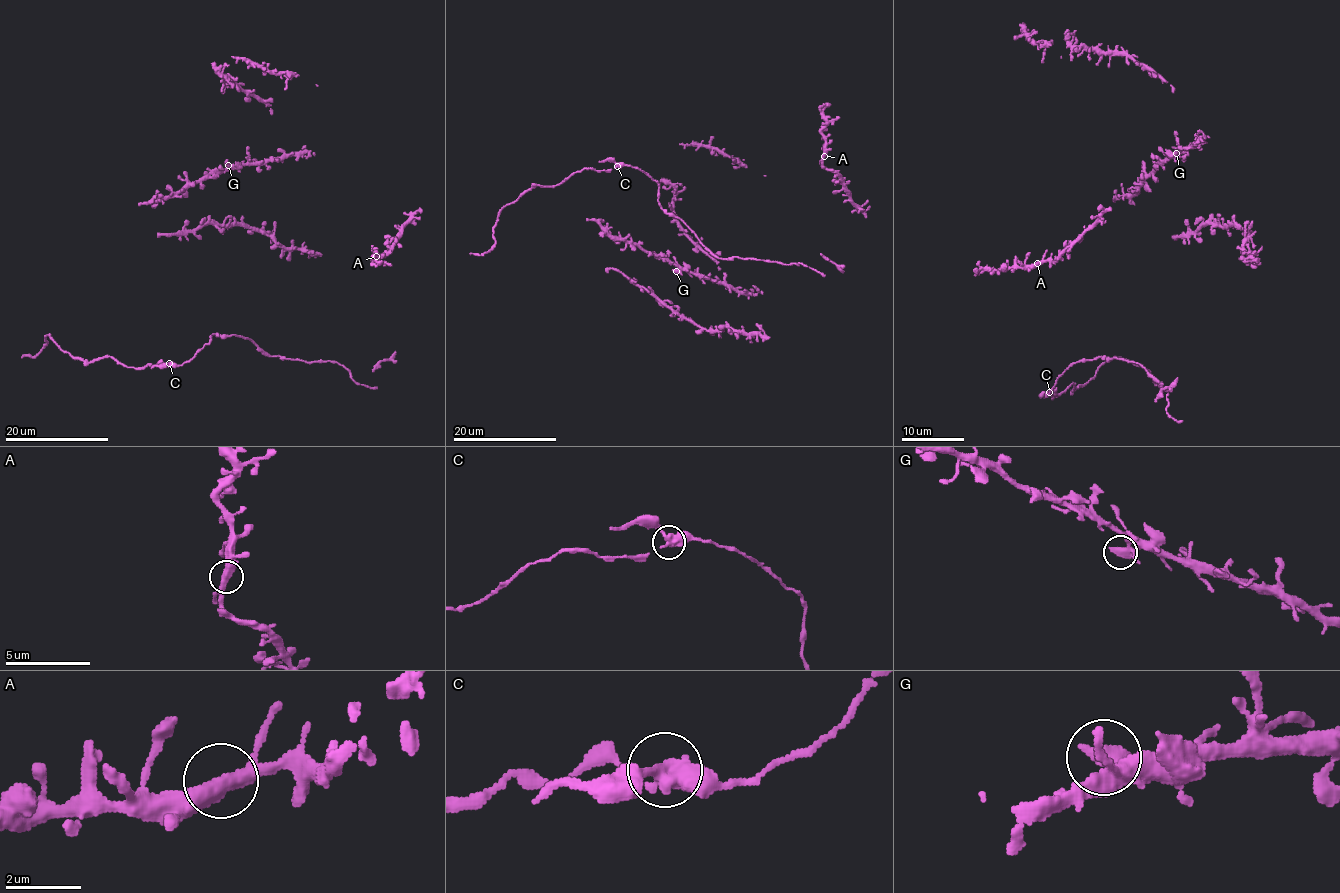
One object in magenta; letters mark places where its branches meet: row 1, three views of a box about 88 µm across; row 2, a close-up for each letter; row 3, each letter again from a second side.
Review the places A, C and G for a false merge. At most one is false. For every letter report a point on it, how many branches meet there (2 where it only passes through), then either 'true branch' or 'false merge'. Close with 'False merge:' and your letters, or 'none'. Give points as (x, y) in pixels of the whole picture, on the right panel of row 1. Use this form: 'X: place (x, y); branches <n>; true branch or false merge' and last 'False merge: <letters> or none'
A: place (1037, 263); branches 2; true branch
C: place (1049, 392); branches 2; false merge
G: place (1176, 153); branches 2; true branch
False merge: C

